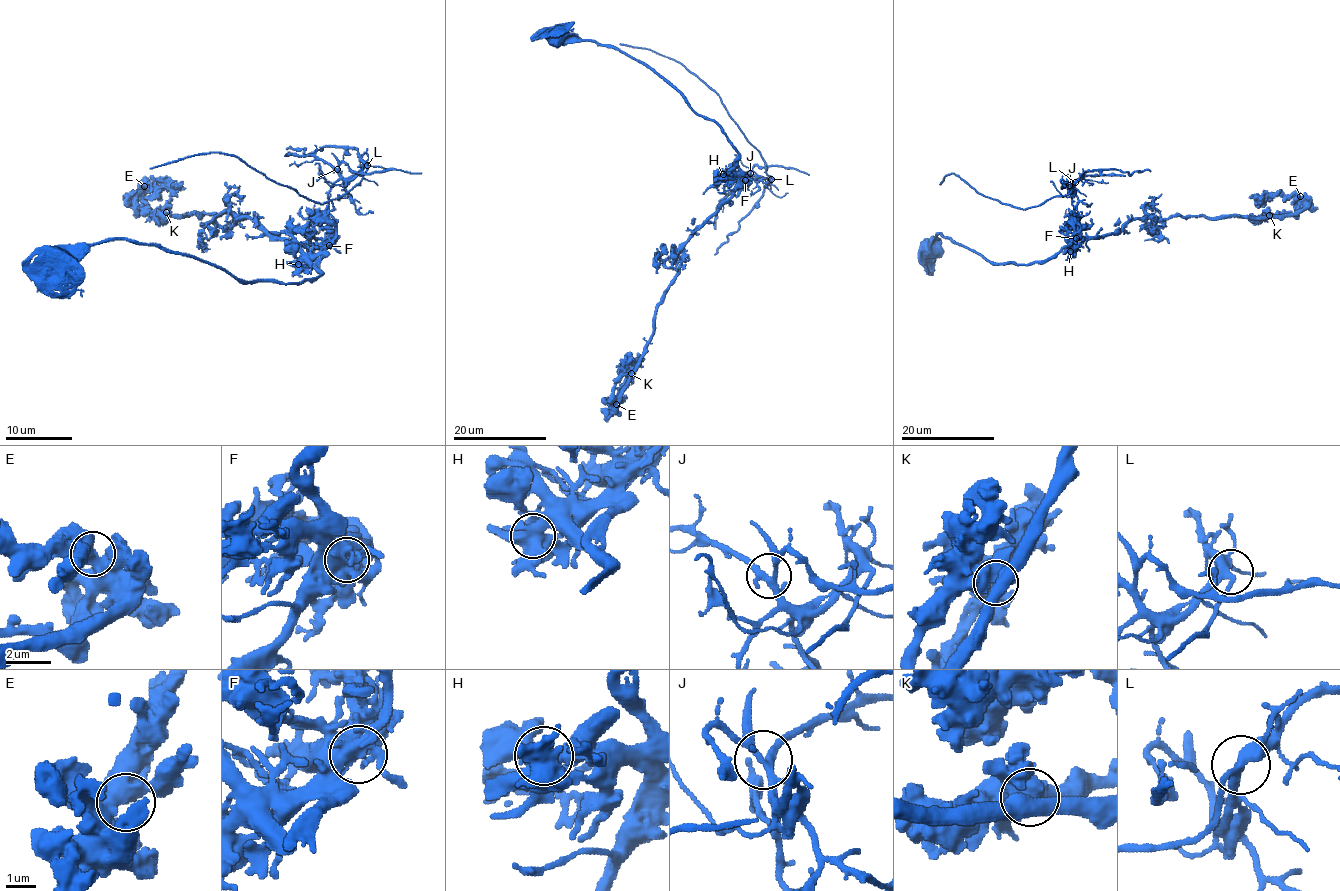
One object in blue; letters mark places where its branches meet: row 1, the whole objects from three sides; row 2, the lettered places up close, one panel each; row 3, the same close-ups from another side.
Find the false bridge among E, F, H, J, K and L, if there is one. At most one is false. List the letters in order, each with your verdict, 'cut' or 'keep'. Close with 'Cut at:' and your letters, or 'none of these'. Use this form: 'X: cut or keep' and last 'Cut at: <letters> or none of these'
E: keep
F: cut
H: keep
J: keep
K: keep
L: keep
Cut at: F

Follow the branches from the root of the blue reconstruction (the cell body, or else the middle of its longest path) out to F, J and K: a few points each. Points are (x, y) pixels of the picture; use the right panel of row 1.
F: (931, 249), (932, 241), (940, 234), (981, 254), (989, 262), (1032, 264), (1054, 257), (1076, 238)
J: (931, 249), (932, 241), (940, 234), (981, 254), (989, 262), (1044, 263), (1073, 238), (1074, 215), (1069, 185)
K: (931, 249), (940, 234), (989, 262), (1032, 264), (1054, 257), (1075, 240), (1115, 234), (1136, 219), (1269, 215)

